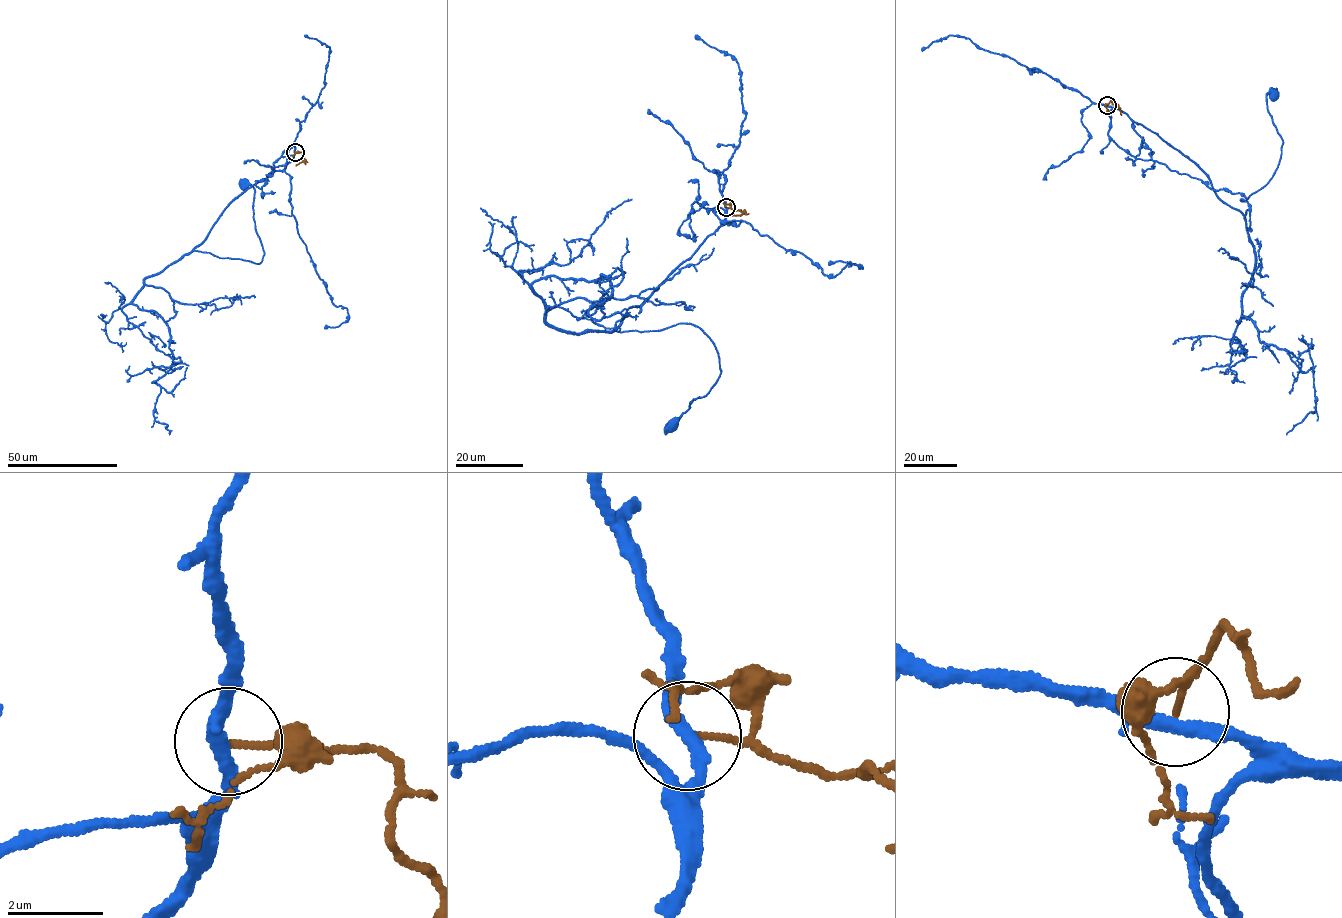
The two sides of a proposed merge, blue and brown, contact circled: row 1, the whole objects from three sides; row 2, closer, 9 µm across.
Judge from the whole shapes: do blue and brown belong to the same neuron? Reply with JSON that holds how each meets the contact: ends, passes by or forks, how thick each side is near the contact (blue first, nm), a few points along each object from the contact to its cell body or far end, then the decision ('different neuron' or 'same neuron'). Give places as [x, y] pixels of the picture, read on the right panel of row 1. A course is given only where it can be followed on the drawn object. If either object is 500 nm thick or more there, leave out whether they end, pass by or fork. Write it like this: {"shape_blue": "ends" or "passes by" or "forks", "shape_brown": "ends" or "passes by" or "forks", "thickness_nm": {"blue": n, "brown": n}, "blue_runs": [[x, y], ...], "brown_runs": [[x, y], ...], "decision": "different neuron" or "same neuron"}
{"shape_blue": "forks", "shape_brown": "ends", "thickness_nm": {"blue": 220, "brown": 120}, "blue_runs": [[1108, 106], [1241, 212], [1255, 264], [1237, 323], [1313, 367], [1315, 411], [1286, 434]], "brown_runs": [[1108, 105], [1110, 101], [1116, 104], [1121, 115]], "decision": "different neuron"}

